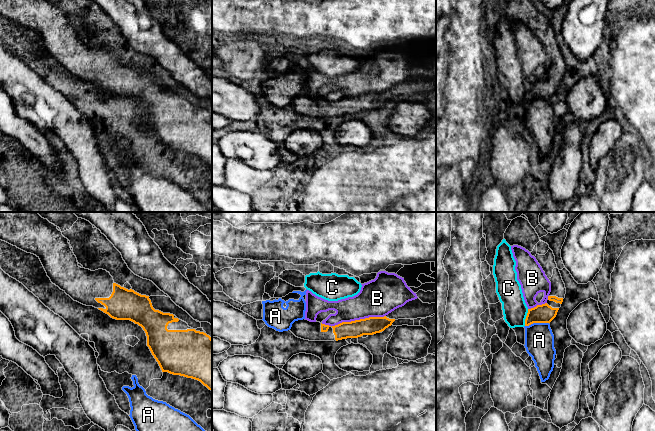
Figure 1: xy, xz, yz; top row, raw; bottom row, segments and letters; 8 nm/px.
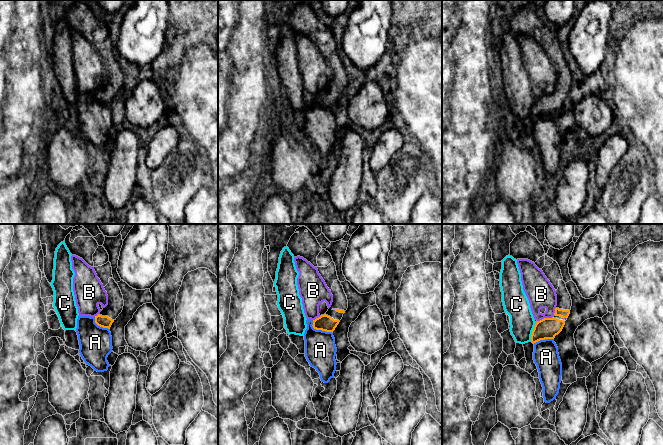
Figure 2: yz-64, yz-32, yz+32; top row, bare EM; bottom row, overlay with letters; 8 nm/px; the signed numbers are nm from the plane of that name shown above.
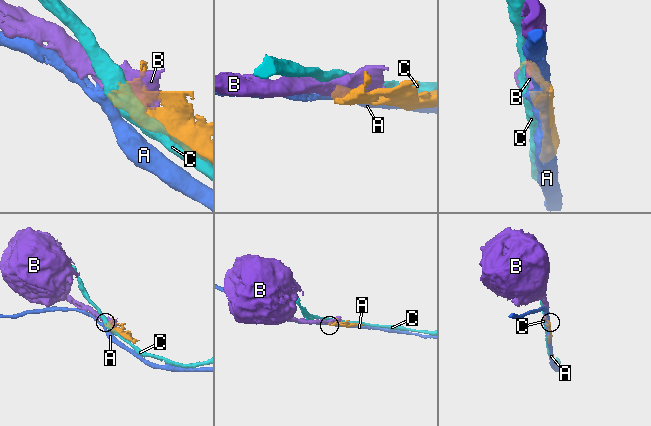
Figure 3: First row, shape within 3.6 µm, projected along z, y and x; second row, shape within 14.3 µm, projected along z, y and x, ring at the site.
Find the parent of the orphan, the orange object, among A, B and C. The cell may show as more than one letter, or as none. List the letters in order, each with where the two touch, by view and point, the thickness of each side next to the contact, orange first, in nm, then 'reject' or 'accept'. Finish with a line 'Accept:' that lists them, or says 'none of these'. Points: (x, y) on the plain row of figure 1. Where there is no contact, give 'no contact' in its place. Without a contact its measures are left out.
A: yz (536, 98) | 150/240 nm | reject
B: xz (358, 96) | 140/300 nm | reject
C: yz (526, 93) | 150/200 nm | reject
Accept: none of these

